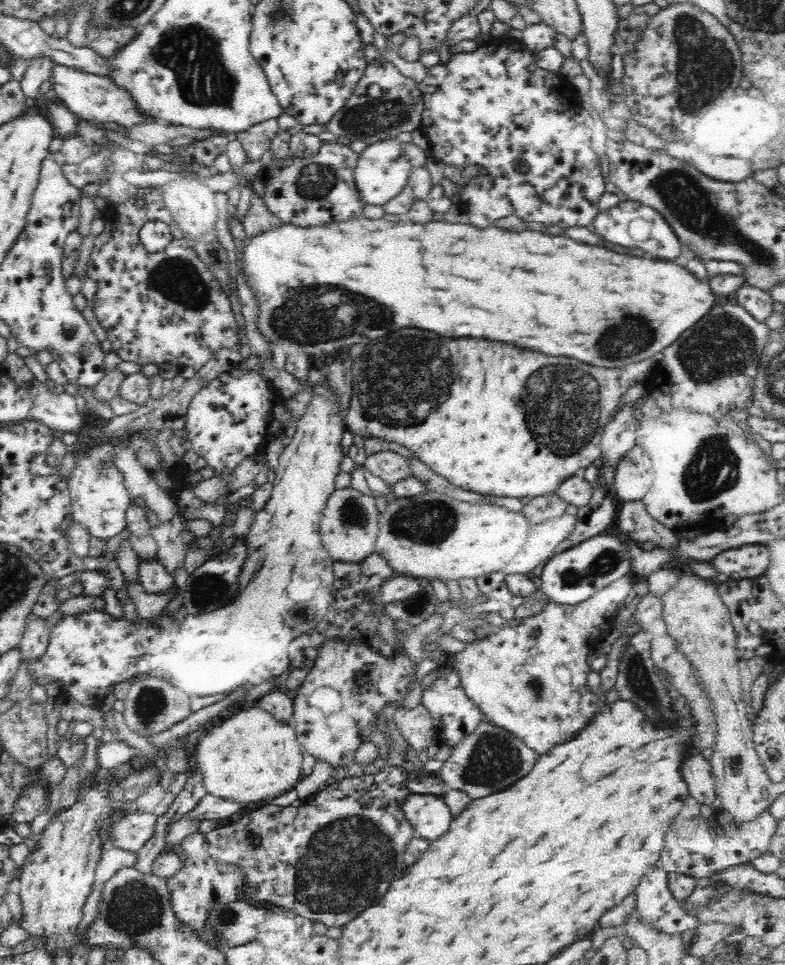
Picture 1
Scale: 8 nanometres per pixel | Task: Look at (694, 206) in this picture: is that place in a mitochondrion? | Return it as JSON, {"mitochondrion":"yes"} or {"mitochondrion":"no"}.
{"mitochondrion":"yes"}

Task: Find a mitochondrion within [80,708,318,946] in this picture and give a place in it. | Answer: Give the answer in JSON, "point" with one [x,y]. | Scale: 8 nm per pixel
{"point":[131,912]}

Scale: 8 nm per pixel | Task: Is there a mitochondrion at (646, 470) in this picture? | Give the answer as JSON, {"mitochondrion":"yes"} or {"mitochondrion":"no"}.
{"mitochondrion":"no"}

